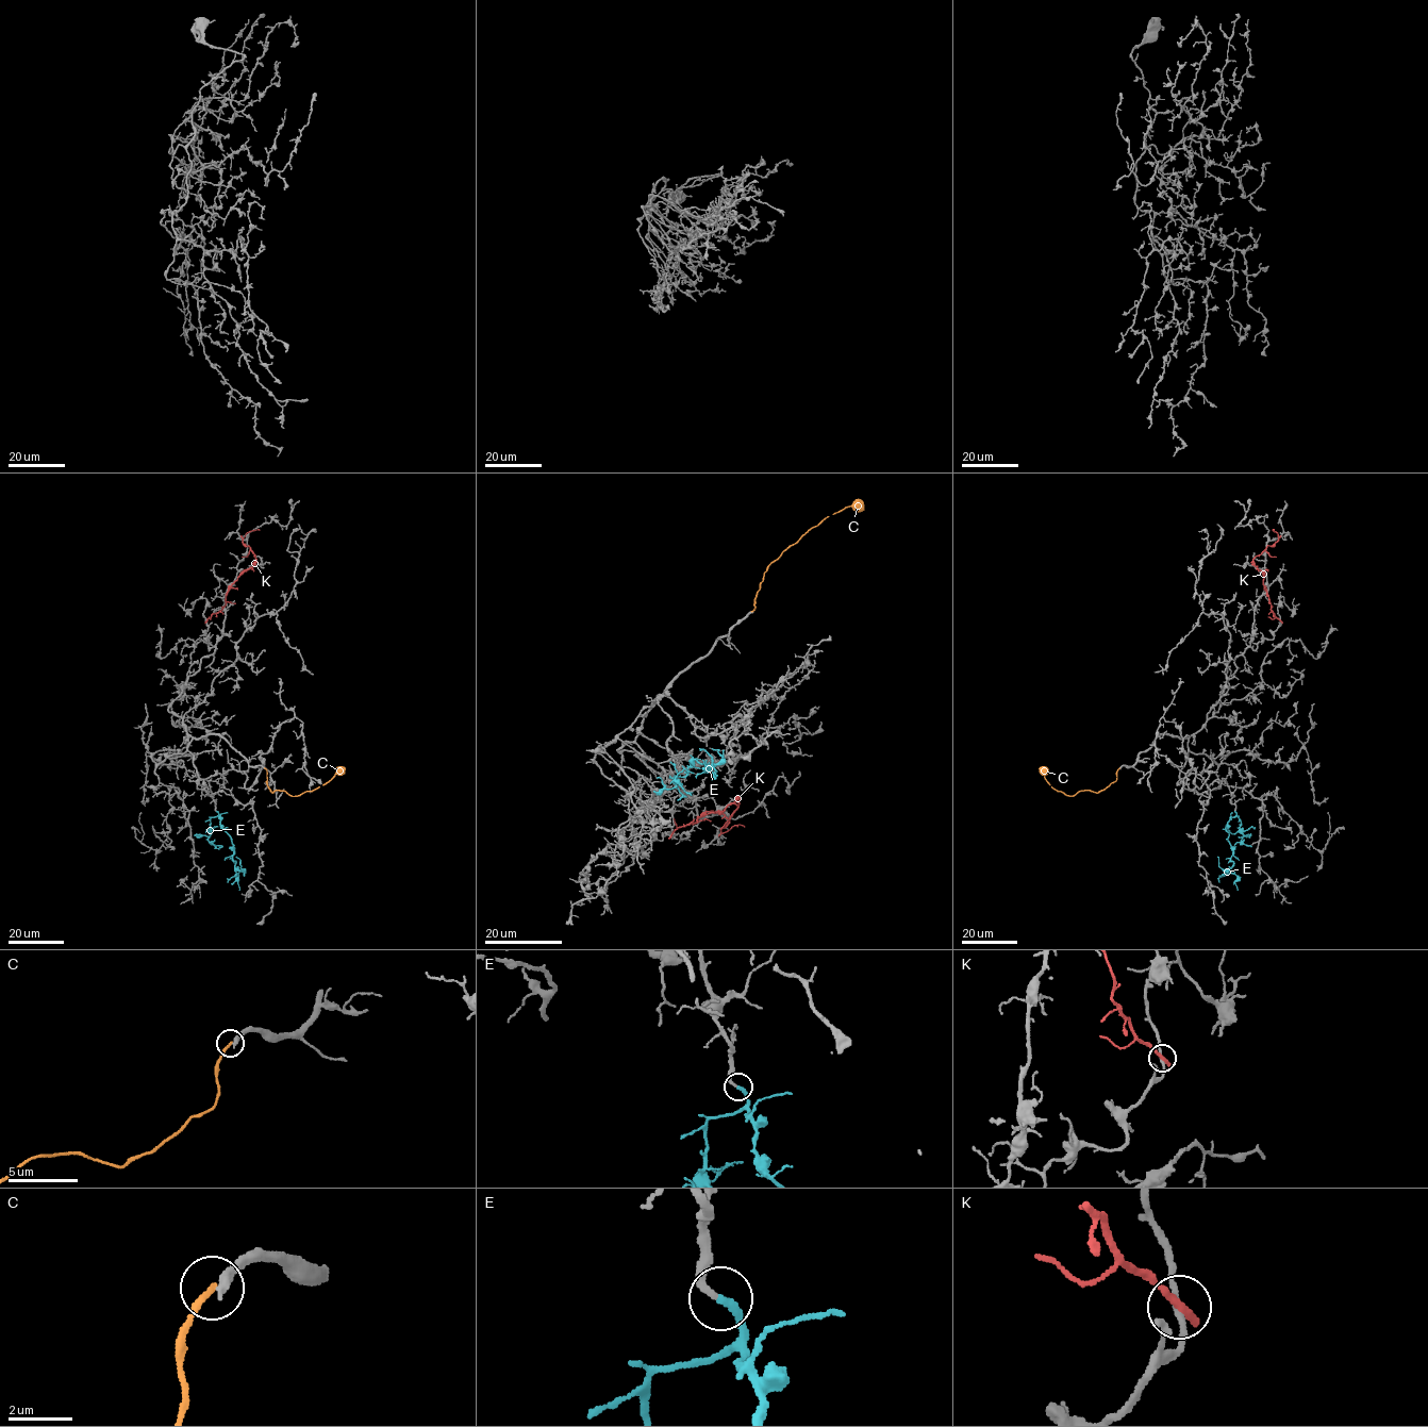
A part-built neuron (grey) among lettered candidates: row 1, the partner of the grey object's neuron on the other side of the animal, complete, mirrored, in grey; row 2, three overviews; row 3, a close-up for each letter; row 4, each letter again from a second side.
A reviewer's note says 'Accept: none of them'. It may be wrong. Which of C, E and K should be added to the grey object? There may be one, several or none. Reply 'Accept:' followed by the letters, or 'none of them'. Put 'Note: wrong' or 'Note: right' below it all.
Accept: E
Note: wrong

